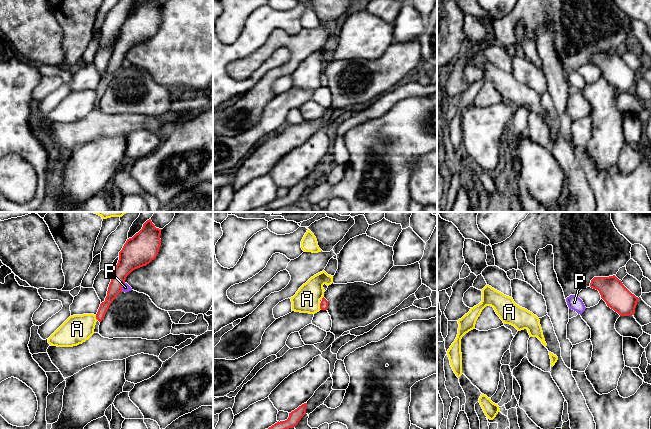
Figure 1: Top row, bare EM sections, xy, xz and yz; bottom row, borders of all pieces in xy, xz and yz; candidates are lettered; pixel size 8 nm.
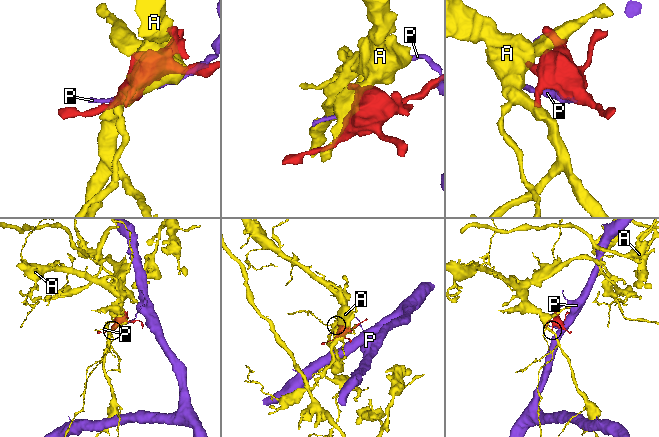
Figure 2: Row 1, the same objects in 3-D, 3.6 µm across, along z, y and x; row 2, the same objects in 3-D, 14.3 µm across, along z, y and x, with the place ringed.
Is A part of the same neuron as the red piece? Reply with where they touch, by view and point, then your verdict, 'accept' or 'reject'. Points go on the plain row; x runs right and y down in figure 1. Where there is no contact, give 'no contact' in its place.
meets red in xz at (320, 82); reject

